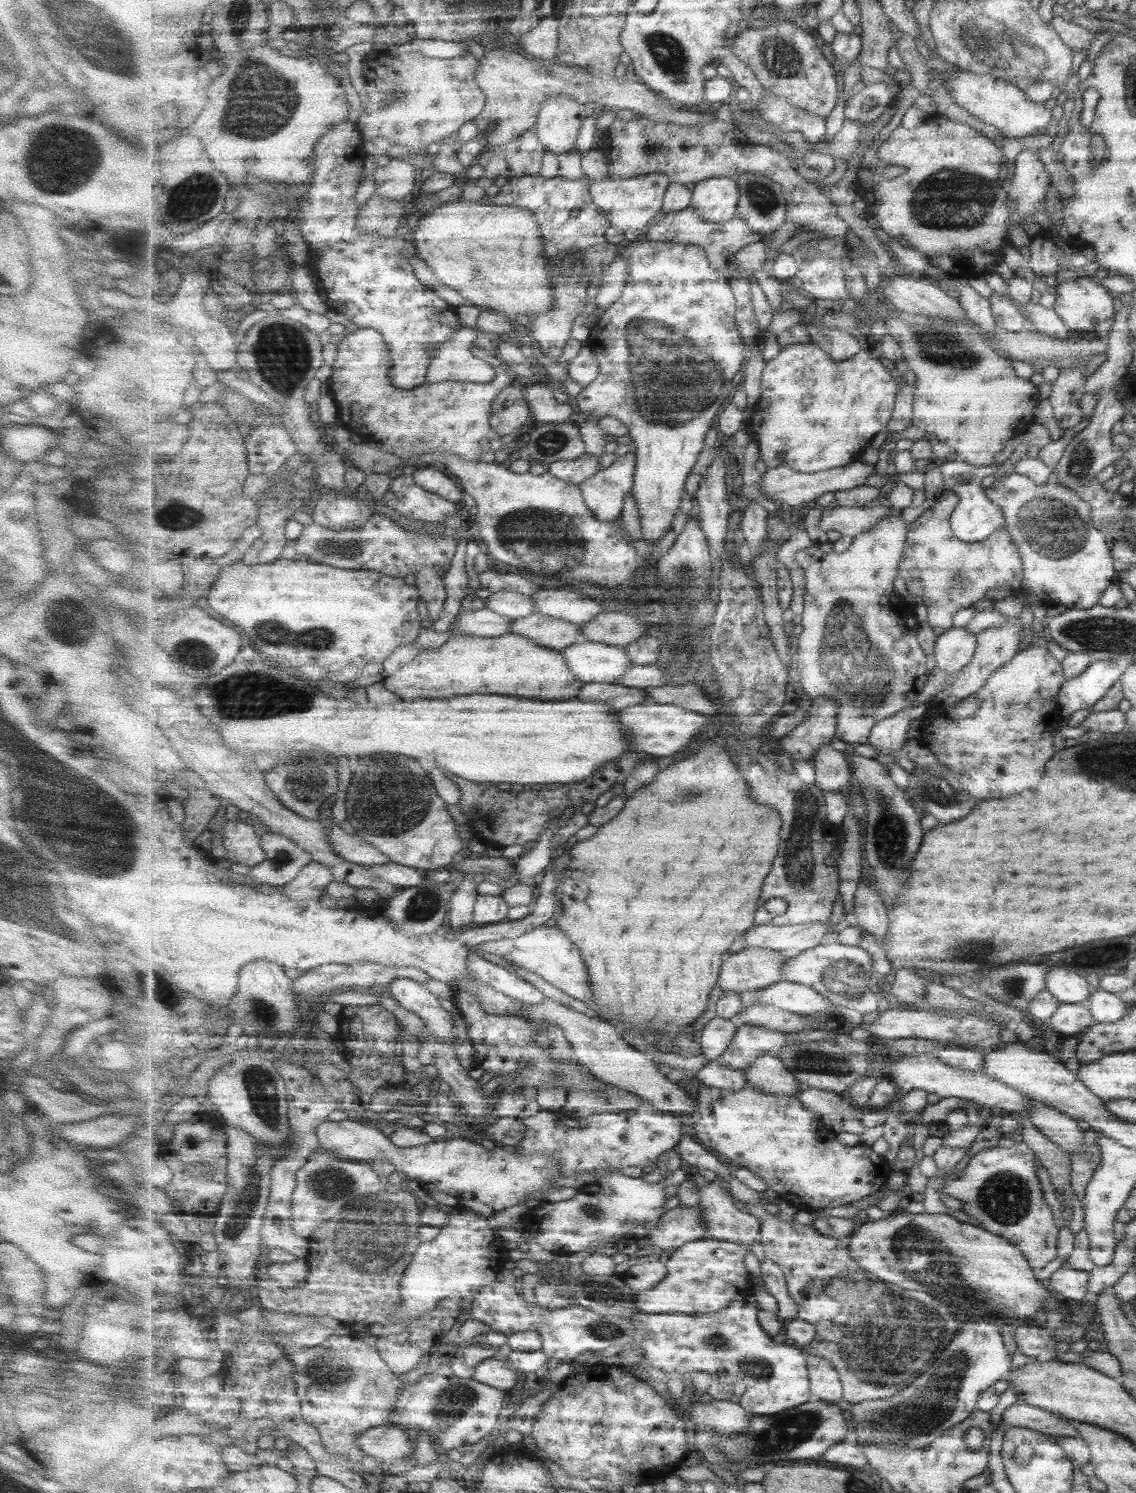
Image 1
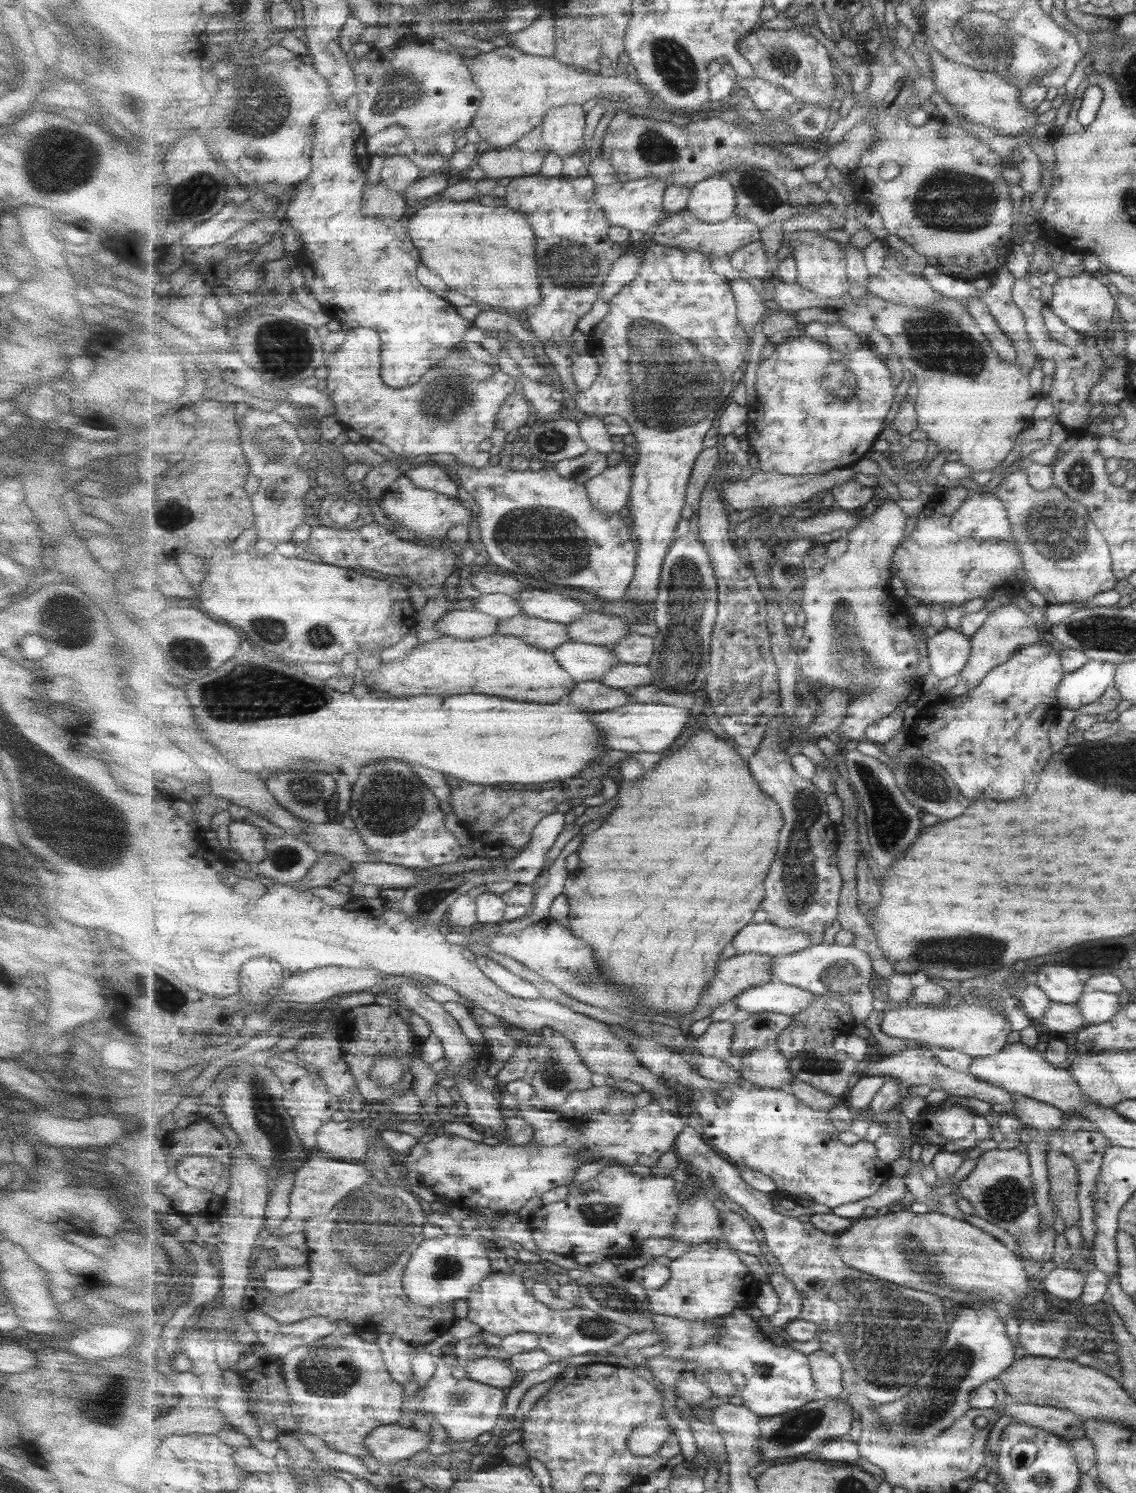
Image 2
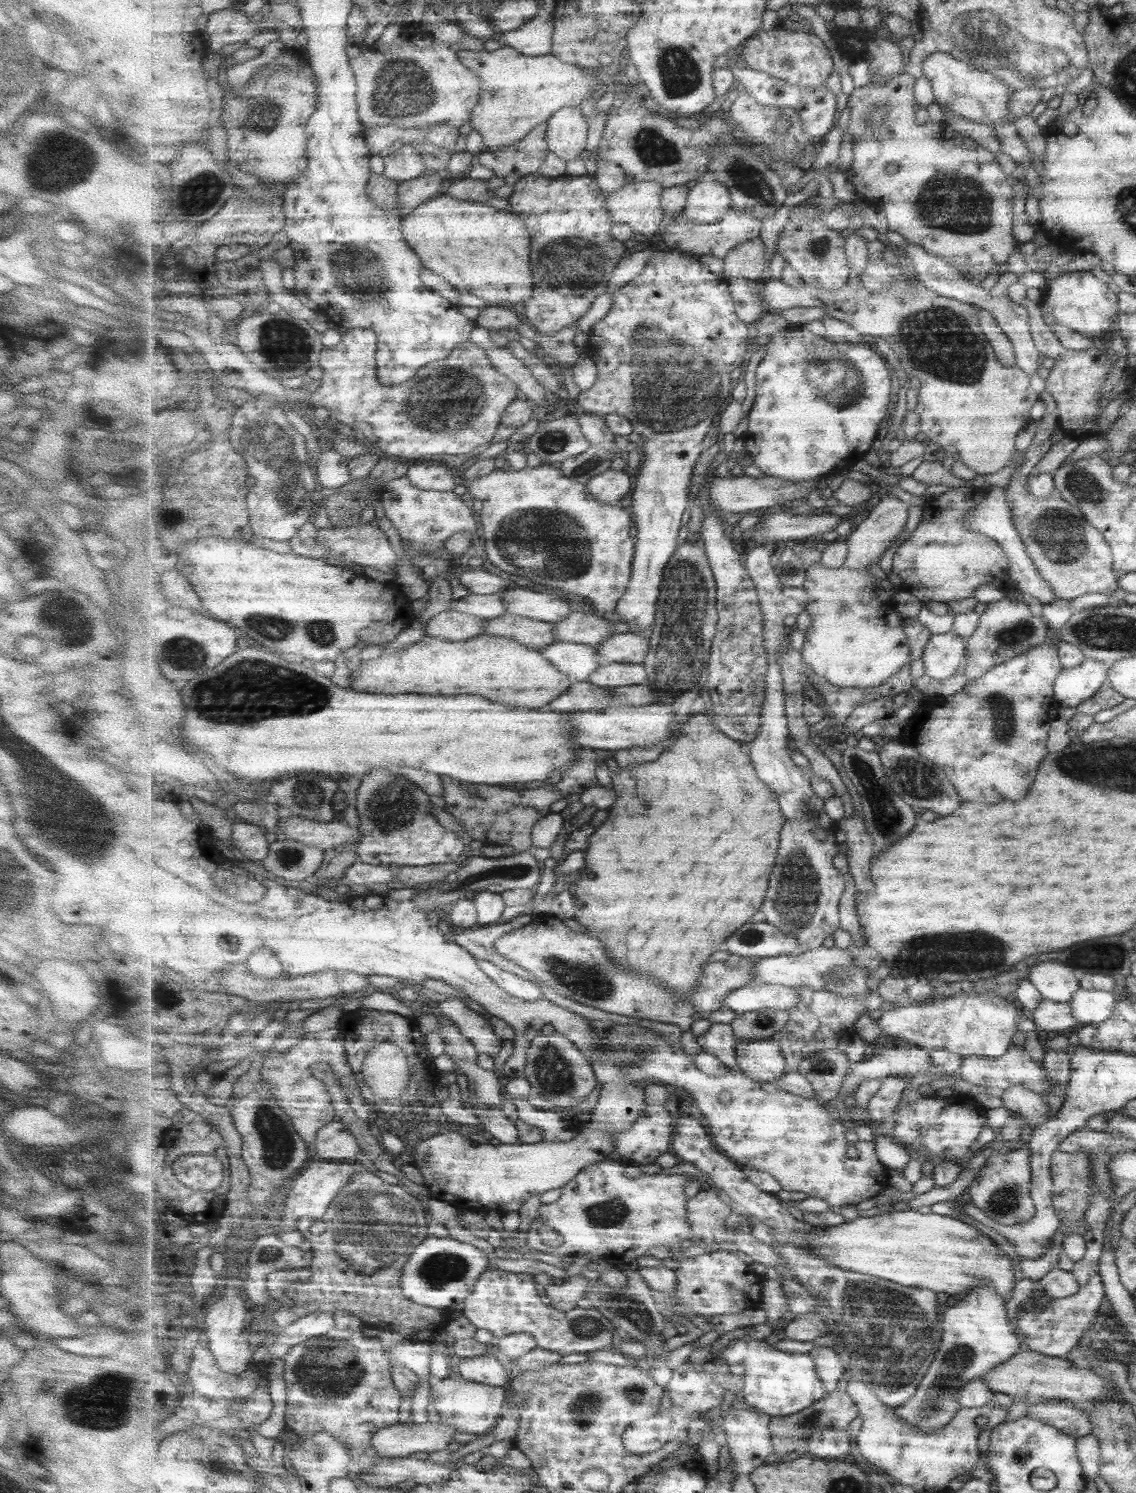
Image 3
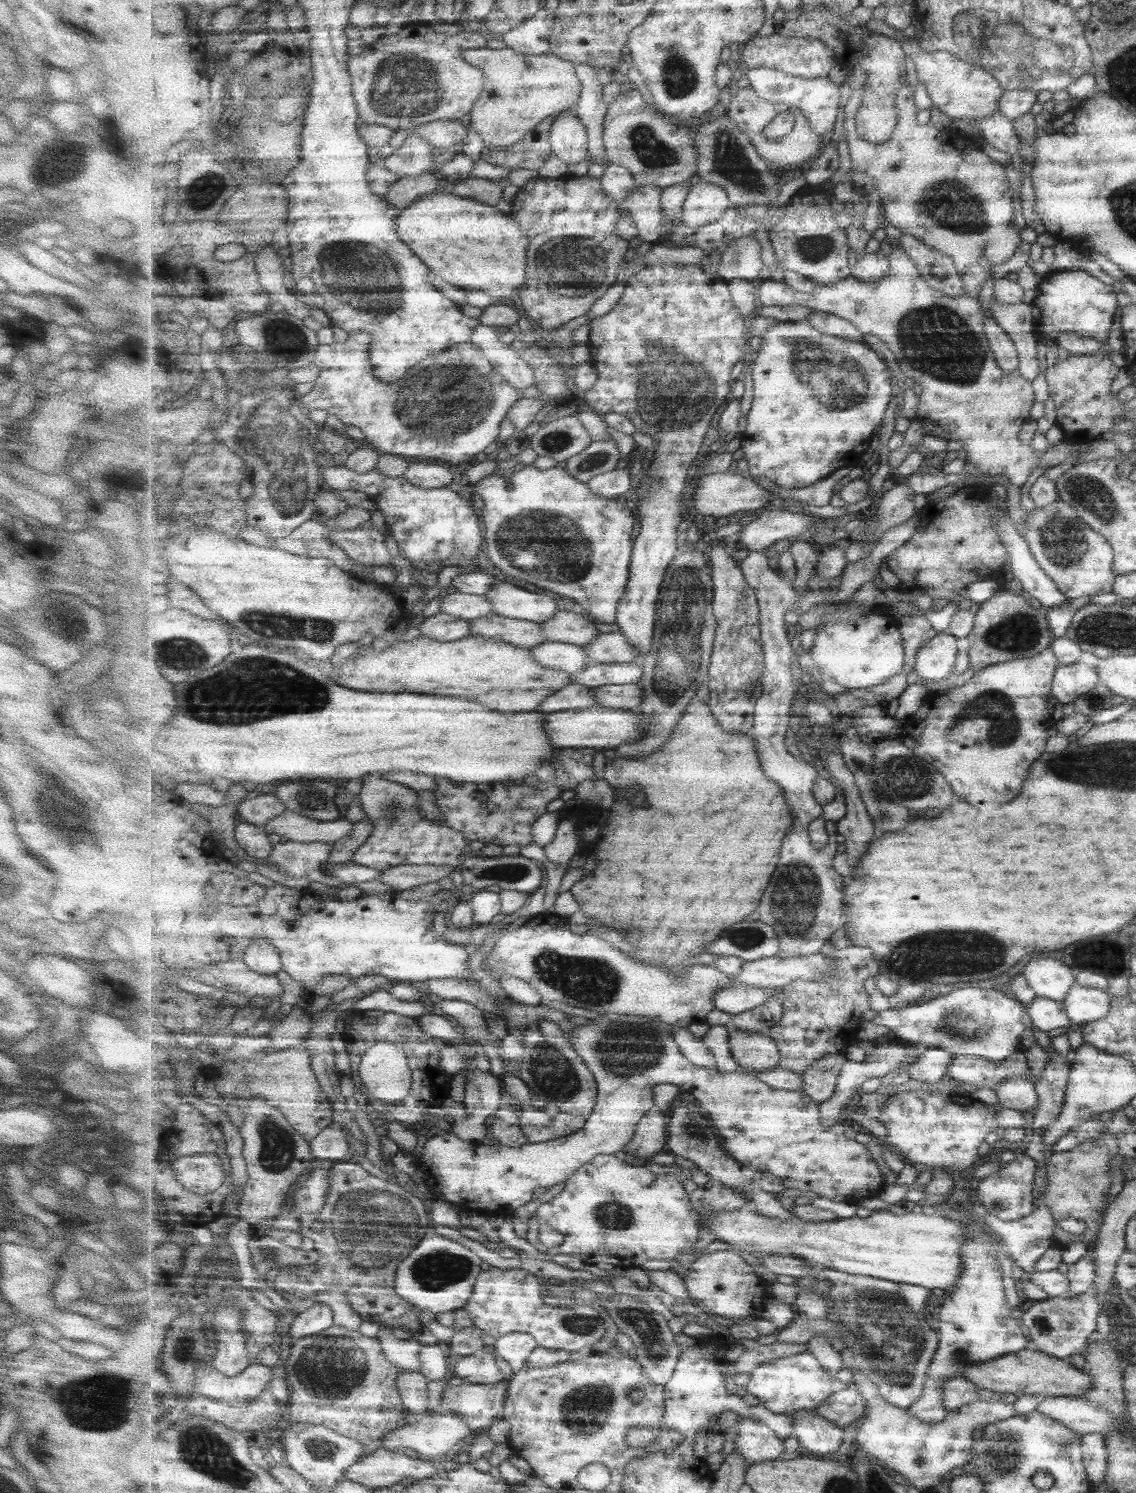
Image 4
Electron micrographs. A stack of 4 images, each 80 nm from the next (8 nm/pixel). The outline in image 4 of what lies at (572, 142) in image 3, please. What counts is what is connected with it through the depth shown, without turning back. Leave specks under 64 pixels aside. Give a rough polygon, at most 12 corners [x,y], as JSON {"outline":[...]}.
{"outline":[[576,111],[555,119],[553,154],[568,165],[587,158],[589,135]]}

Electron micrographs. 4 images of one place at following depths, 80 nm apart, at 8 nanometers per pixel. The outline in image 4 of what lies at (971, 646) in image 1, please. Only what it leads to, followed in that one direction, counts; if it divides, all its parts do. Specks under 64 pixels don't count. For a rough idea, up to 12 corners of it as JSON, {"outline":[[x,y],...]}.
{"outline":[[935,635],[917,653],[919,679],[944,684],[957,662],[959,638]]}

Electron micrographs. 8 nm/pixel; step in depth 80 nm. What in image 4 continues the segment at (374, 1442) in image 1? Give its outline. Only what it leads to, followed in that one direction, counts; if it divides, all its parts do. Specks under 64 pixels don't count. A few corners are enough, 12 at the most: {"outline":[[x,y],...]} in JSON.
{"outline":[[441,1402],[413,1424],[383,1437],[391,1452],[422,1453],[438,1469],[460,1468],[443,1460],[465,1436],[476,1435],[459,1412]]}

